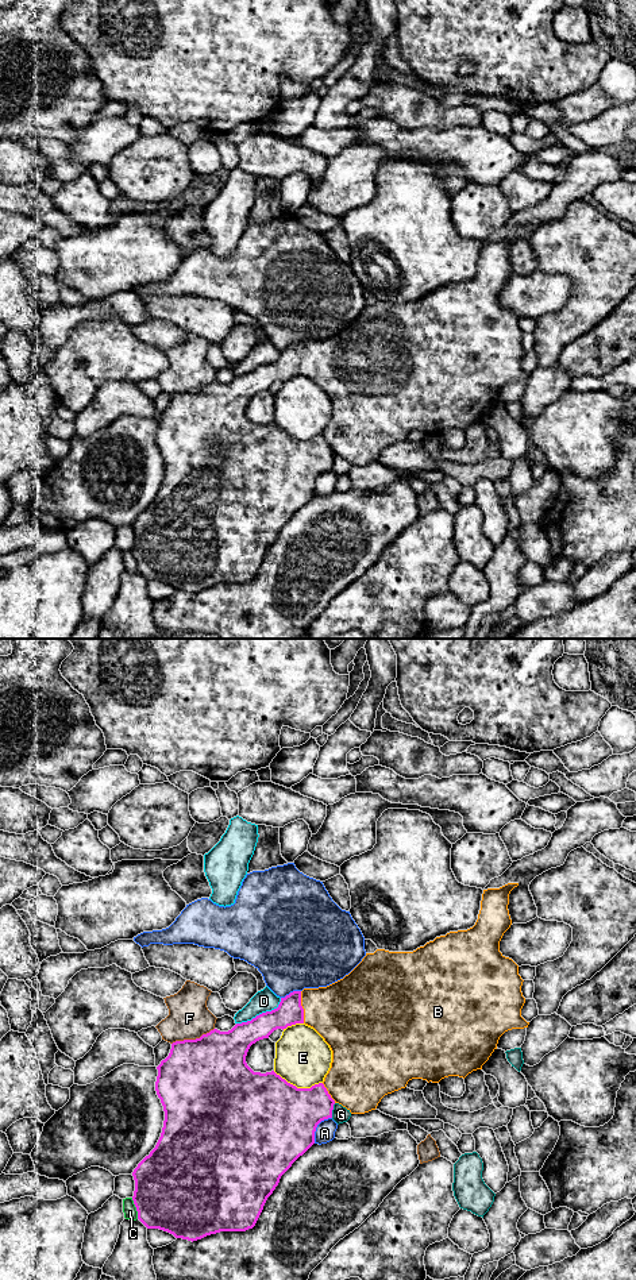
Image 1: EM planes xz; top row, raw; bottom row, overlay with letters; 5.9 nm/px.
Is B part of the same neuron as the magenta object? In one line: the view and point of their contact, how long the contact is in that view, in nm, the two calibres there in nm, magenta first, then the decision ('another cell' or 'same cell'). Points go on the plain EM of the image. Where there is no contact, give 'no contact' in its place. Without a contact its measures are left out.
xz (301, 359) | 190 nm | 160/380 nm | same cell

